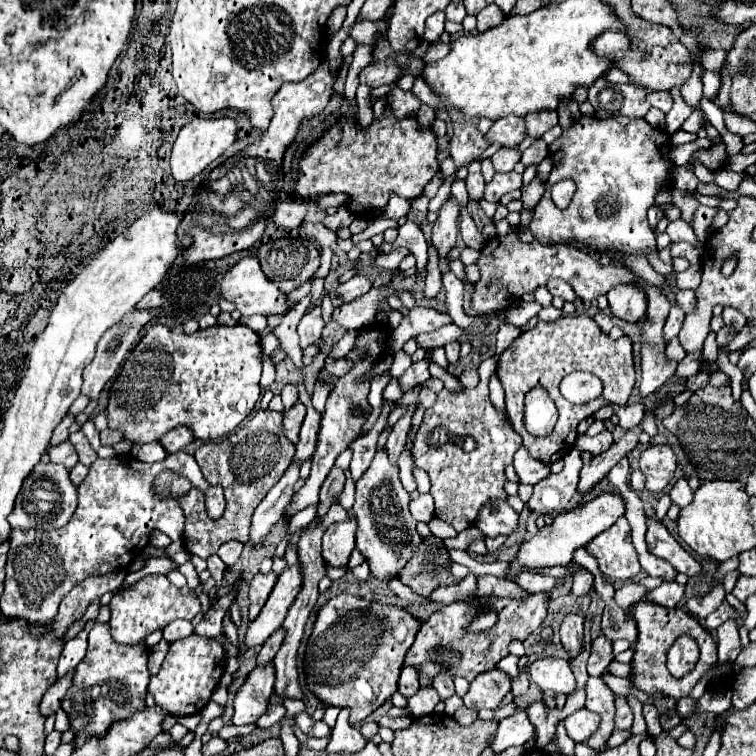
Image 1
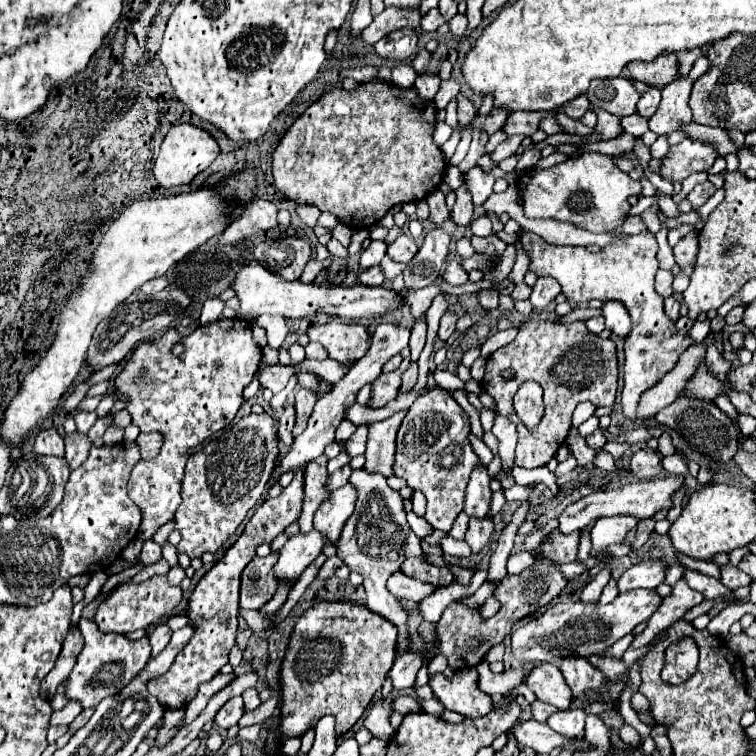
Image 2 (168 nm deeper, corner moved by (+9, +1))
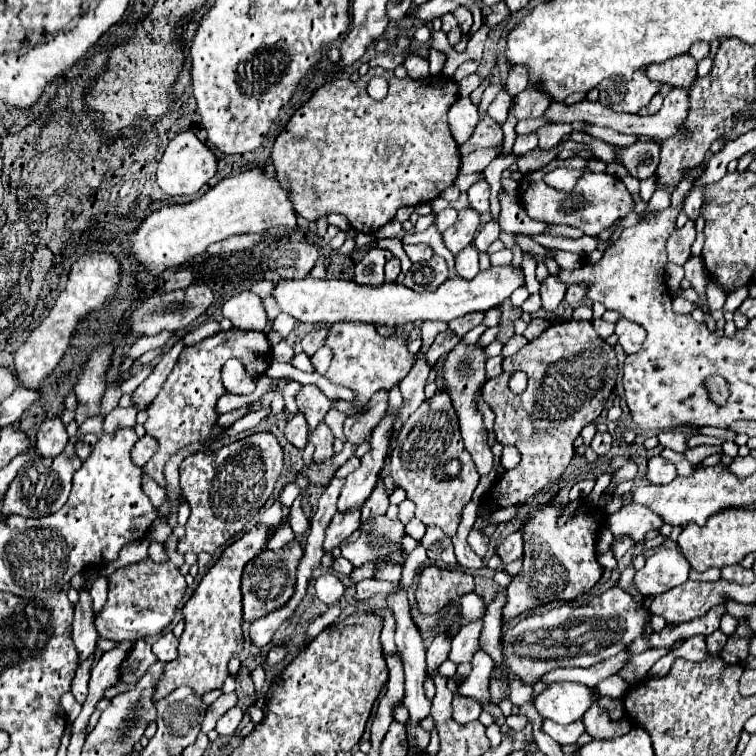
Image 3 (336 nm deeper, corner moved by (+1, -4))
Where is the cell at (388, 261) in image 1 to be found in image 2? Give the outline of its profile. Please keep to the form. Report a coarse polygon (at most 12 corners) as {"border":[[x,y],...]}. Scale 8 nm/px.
{"border":[[402,234],[388,246],[394,262],[410,262],[418,252],[414,238]]}

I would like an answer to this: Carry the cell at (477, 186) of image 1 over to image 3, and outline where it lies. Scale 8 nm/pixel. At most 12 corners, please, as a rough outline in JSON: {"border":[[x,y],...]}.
{"border":[[474,209],[458,213],[442,233],[444,245],[456,257],[474,241],[480,215]]}

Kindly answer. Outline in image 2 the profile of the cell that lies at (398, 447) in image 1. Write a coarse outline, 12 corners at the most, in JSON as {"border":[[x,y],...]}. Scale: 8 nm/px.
{"border":[[412,362],[410,370],[402,376],[400,394],[410,392],[418,380],[418,364]]}

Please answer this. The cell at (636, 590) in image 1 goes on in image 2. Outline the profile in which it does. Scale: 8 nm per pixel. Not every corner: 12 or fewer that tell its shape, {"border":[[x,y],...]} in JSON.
{"border":[[662,562],[630,566],[618,592],[656,588],[664,580]]}

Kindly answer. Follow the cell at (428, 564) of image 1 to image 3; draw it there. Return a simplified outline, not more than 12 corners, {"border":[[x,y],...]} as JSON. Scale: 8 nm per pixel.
{"border":[[428,565],[418,575],[418,611],[434,615],[474,591],[470,573]]}

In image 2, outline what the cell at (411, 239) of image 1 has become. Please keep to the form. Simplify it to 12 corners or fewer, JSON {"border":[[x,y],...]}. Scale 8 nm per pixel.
{"border":[[372,240],[362,250],[360,266],[370,268],[380,264],[386,252],[386,242]]}

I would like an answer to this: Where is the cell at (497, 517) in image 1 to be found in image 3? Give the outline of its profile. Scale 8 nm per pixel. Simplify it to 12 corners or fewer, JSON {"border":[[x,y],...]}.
{"border":[[460,341],[444,359],[444,391],[480,475],[490,473],[484,347]]}

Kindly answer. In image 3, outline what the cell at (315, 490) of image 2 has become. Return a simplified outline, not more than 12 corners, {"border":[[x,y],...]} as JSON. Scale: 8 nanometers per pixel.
{"border":[[322,421],[310,431],[310,441],[316,445],[314,463],[334,455],[334,435]]}

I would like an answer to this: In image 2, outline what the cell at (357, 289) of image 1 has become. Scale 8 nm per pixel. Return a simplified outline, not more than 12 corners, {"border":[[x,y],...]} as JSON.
{"border":[[380,266],[362,270],[356,284],[382,286]]}

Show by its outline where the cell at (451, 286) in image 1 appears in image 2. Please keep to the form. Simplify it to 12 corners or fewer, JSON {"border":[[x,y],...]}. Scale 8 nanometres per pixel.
{"border":[[450,260],[442,278],[448,284],[462,286],[468,282],[468,274],[460,262]]}

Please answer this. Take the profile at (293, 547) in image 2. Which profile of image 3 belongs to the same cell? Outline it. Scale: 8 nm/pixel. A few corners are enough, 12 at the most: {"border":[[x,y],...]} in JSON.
{"border":[[360,507],[336,513],[326,529],[324,551],[332,551],[358,529]]}

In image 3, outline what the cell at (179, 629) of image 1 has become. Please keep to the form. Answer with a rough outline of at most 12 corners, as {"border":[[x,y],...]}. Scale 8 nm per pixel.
{"border":[[162,633],[152,651],[158,661],[178,657],[178,639]]}

